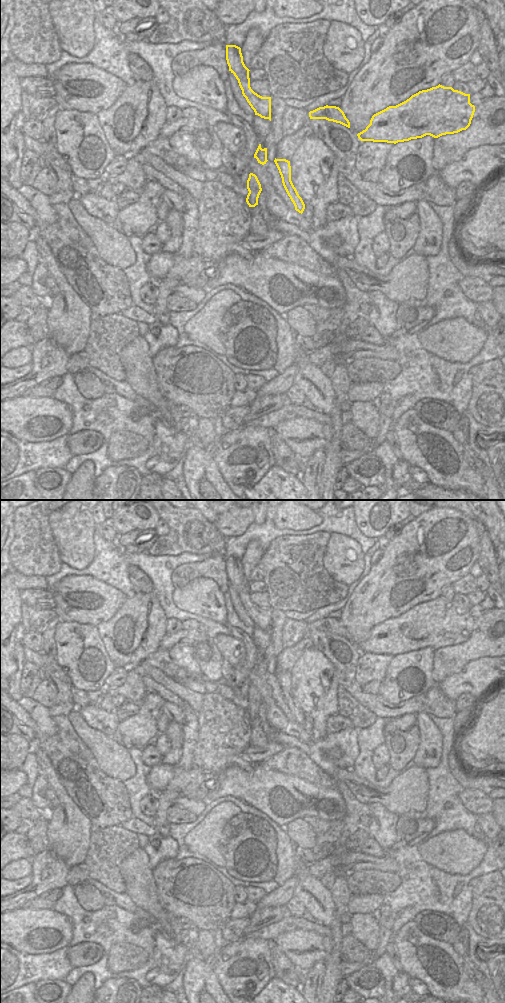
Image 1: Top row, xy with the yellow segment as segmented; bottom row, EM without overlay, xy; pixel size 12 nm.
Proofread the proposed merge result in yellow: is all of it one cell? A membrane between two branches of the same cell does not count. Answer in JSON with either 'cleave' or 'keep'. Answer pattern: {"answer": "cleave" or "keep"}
{"answer": "cleave"}

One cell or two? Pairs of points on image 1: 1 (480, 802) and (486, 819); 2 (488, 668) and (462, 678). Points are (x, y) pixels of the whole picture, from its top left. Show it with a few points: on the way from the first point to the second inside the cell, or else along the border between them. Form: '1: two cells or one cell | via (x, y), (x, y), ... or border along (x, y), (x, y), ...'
1: two cells | border along (491, 812), (476, 815)
2: one cell | via (482, 674), (476, 678), (468, 678)

